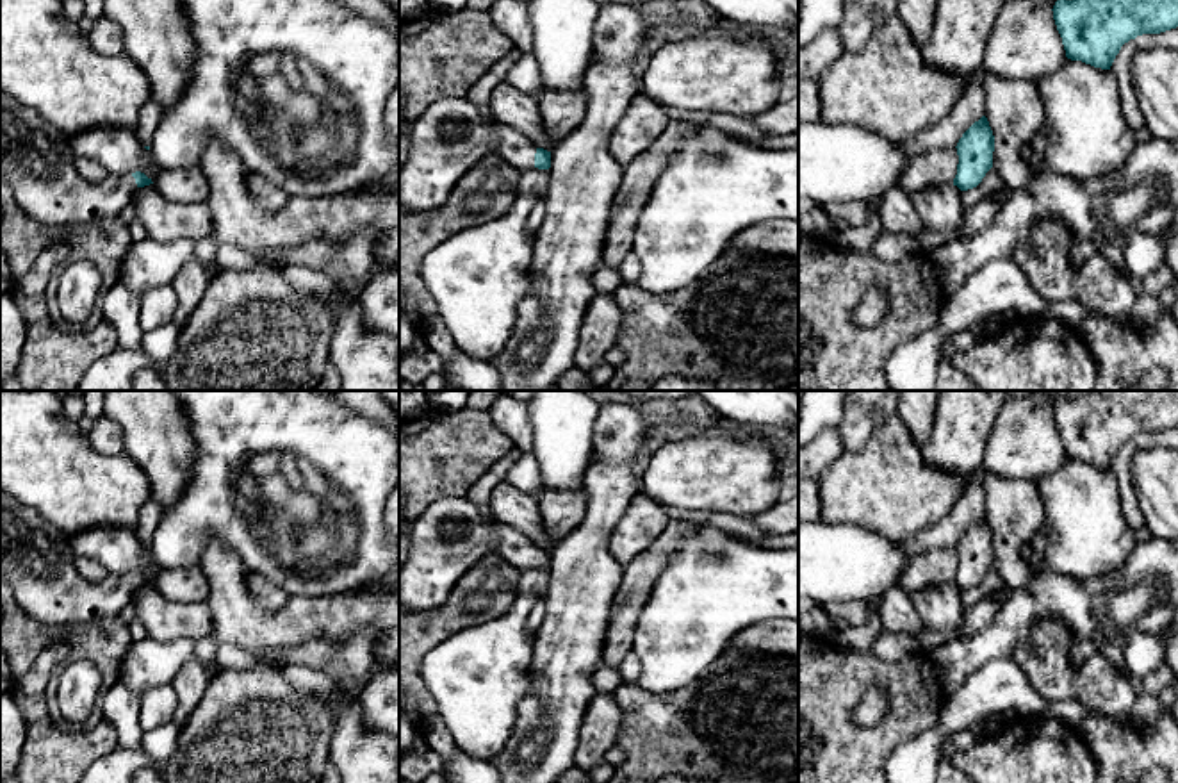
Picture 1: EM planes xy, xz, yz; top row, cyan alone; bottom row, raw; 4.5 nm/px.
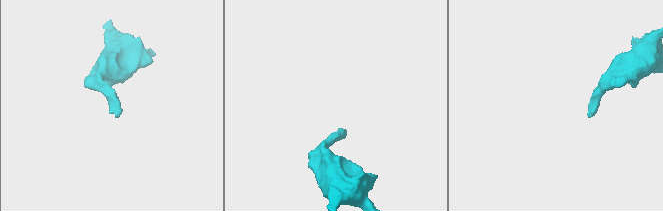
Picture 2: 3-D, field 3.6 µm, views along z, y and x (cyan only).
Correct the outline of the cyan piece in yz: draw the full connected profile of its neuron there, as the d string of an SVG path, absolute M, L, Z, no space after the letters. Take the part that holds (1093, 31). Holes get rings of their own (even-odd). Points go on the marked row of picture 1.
M1057 0L1051 11L1066 57L1101 70L1130 39L1178 27L1178 0Z

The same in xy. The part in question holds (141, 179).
M0 89L0 180L4 180L23 210L34 221L68 228L116 219L130 203L137 187L153 184L144 173L109 173L102 184L89 184L75 168L70 137L43 120L34 109Z

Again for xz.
M469 98L435 100L410 127L408 153L399 166L399 210L431 212L453 193L456 184L488 153L503 155L515 169L549 169L551 152L536 148L528 137L495 120Z

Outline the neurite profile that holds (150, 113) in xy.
M153 96L141 107L135 125L135 137L143 146L151 144L151 136L160 123L162 112L162 107L153 100Z

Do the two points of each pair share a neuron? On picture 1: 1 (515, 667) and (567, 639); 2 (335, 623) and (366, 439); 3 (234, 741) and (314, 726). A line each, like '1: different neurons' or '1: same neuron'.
1: different neurons
2: different neurons
3: same neuron

